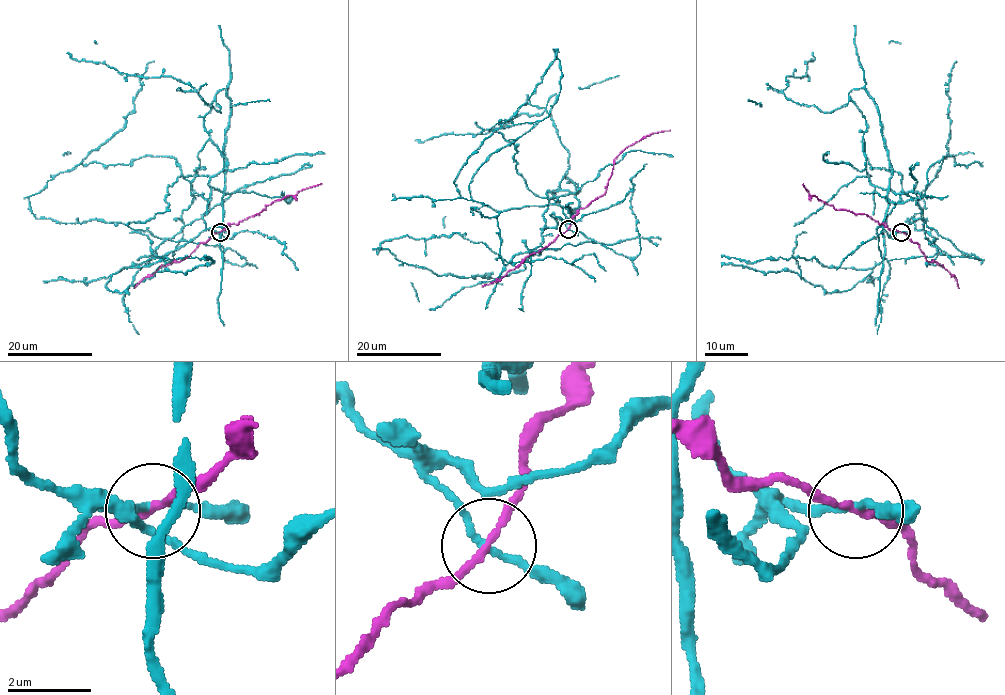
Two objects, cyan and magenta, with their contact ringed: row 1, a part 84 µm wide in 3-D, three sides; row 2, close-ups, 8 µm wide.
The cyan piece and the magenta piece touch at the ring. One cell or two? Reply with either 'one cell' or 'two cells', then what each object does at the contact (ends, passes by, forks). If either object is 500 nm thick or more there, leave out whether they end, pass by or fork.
two cells | cyan passes by | magenta passes by

